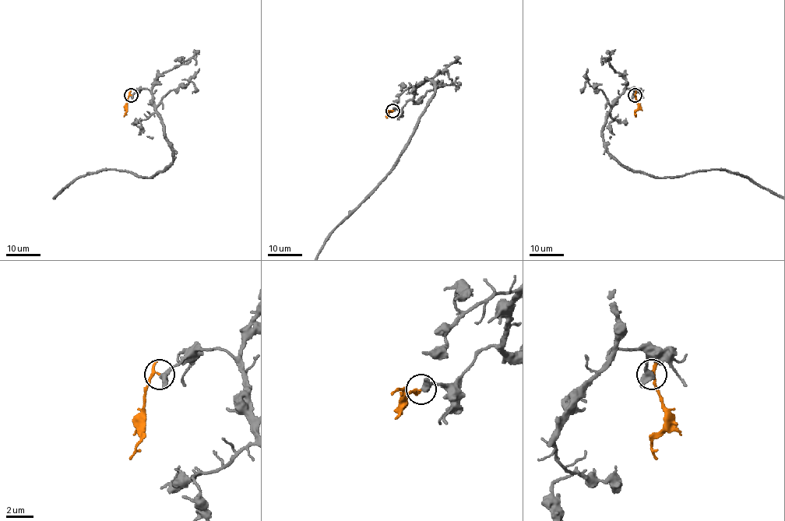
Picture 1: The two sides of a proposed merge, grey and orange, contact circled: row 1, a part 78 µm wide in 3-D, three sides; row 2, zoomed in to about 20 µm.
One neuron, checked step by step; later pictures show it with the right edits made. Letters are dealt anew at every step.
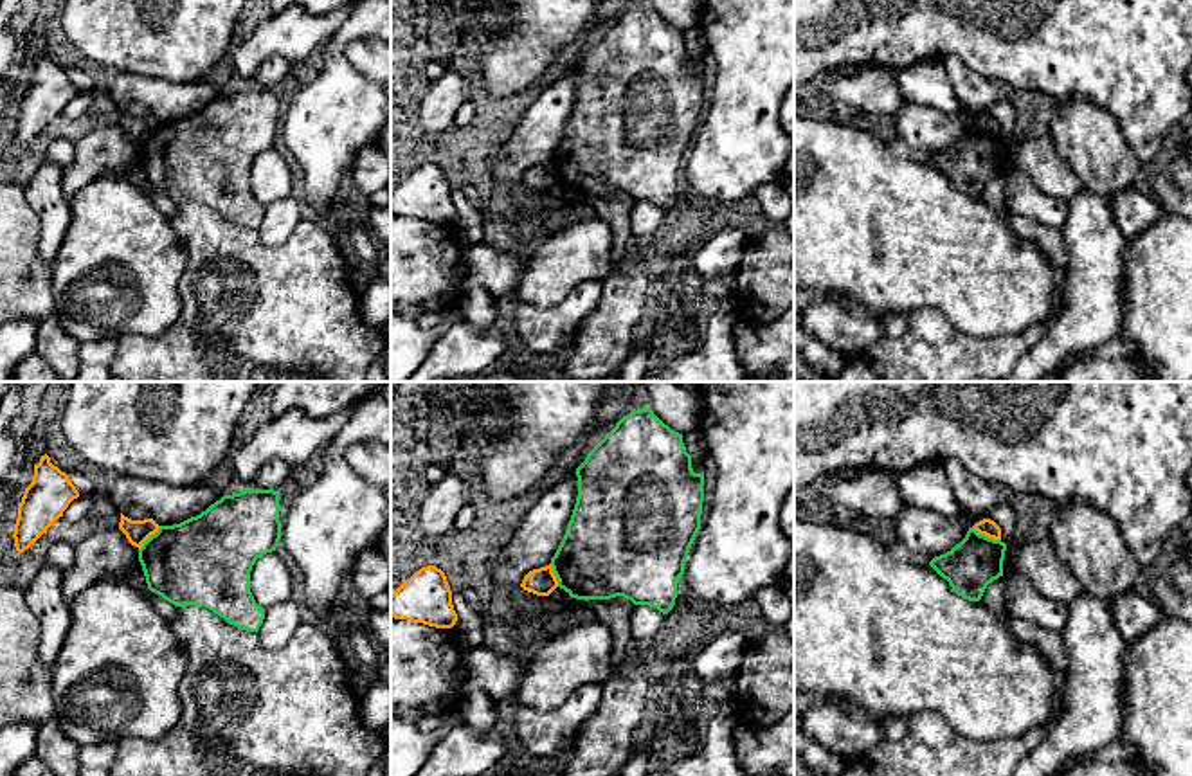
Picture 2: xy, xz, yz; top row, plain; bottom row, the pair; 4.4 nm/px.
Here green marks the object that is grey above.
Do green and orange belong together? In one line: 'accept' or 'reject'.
reject

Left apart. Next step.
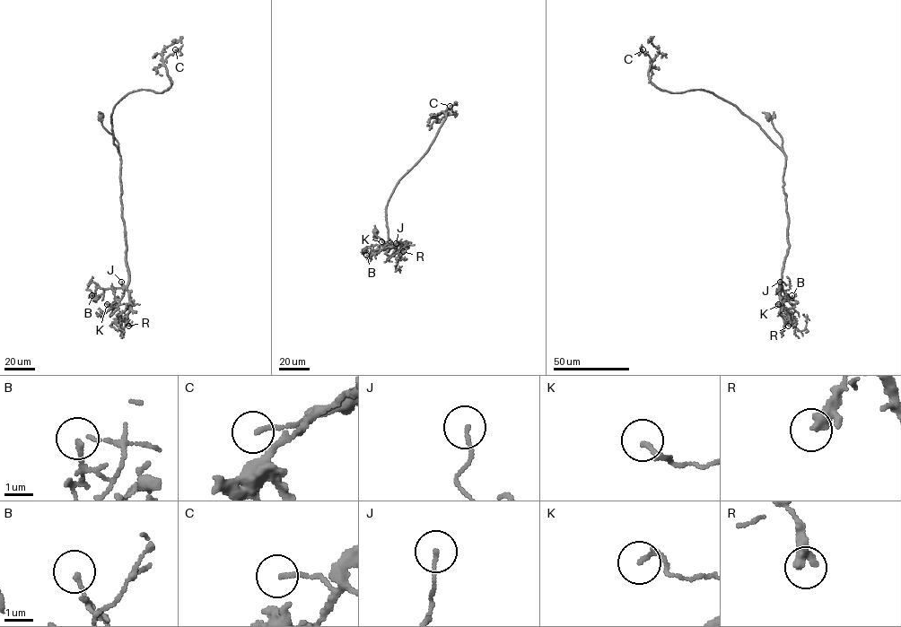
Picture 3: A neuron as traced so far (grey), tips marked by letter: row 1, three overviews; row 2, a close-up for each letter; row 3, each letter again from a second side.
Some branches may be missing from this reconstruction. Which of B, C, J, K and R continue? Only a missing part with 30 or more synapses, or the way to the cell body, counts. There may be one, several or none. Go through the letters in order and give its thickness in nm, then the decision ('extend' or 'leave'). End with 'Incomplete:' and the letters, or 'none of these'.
B: 120 nm | leave
C: 160 nm | leave
J: 110 nm | leave
K: 170 nm | leave
R: 300 nm | leave
Incomplete: none of these

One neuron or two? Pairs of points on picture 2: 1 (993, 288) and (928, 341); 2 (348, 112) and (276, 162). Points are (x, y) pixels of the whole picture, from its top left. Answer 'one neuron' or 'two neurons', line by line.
1: two neurons
2: two neurons

